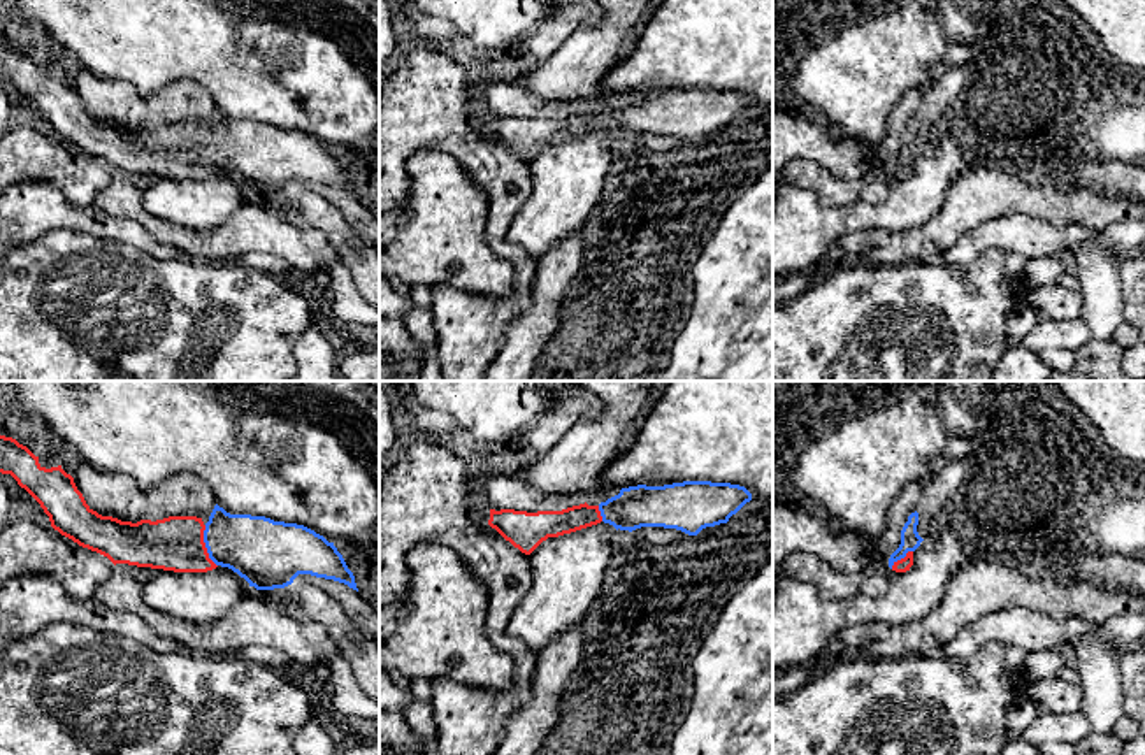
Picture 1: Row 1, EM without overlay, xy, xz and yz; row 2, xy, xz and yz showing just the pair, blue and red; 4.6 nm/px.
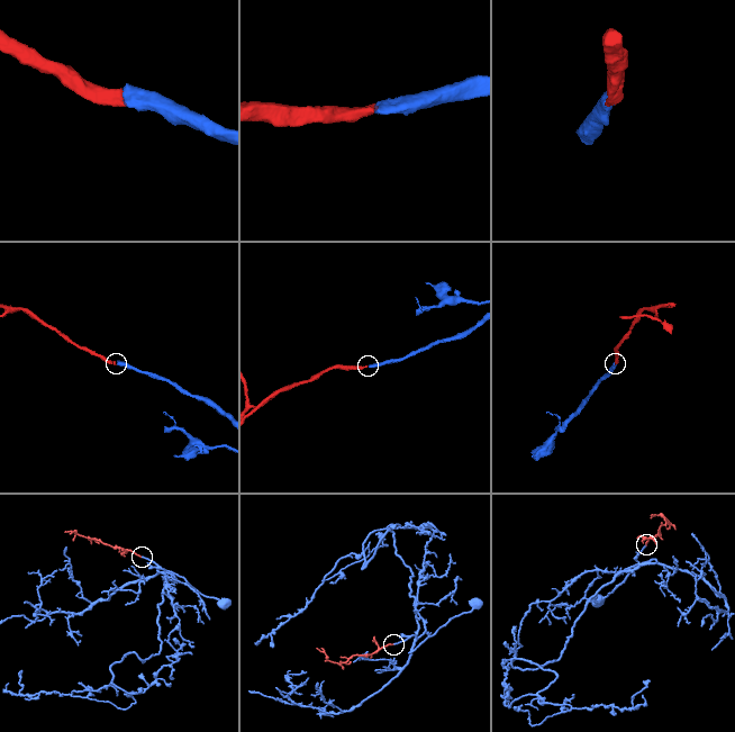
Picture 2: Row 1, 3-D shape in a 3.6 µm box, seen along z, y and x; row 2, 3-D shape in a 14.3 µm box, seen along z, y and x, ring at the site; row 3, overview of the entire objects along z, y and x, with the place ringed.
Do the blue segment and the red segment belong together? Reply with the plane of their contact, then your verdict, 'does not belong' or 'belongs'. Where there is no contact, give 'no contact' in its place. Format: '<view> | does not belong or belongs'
xy | belongs

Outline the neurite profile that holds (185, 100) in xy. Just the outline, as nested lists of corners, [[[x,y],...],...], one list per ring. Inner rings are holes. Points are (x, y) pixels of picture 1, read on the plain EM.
[[[77,65],[72,84],[90,116],[121,128],[204,125],[211,123],[216,112],[212,97],[193,81],[165,84],[153,97],[142,98],[126,83],[95,76]]]

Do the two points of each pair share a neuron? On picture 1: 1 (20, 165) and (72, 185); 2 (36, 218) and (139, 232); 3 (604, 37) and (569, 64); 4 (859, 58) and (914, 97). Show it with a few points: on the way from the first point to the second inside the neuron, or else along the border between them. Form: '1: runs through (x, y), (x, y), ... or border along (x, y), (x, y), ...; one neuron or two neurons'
1: runs through (32, 165), (53, 165), (60, 172); one neuron
2: runs through (62, 218), (86, 220), (102, 229), (113, 229); one neuron
3: runs through (596, 46), (578, 64); one neuron
4: border along (928, 86), (910, 90), (889, 116); two neurons

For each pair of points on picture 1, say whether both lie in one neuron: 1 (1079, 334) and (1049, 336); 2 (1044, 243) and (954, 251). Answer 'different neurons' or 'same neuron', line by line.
1: same neuron
2: same neuron

